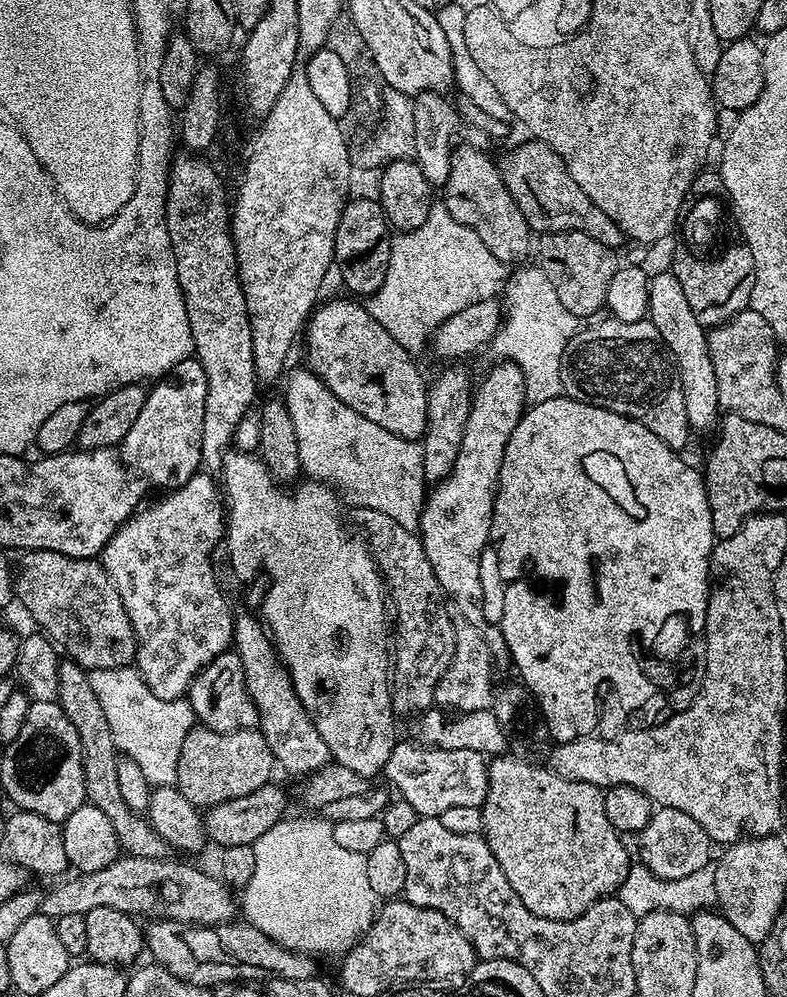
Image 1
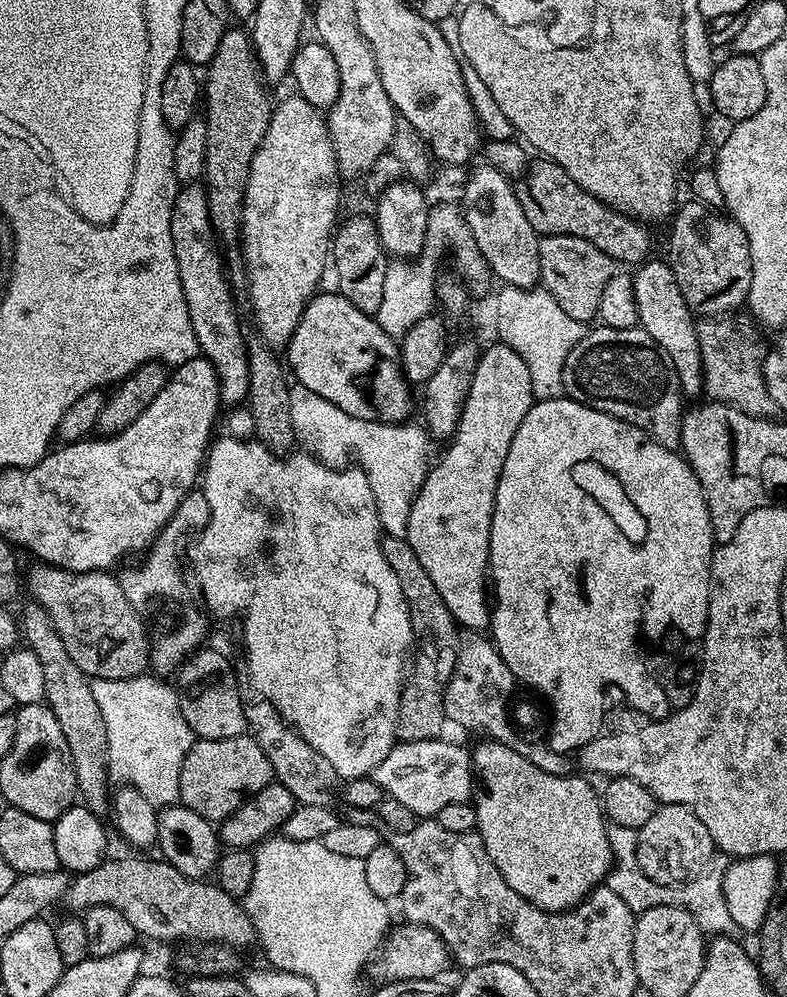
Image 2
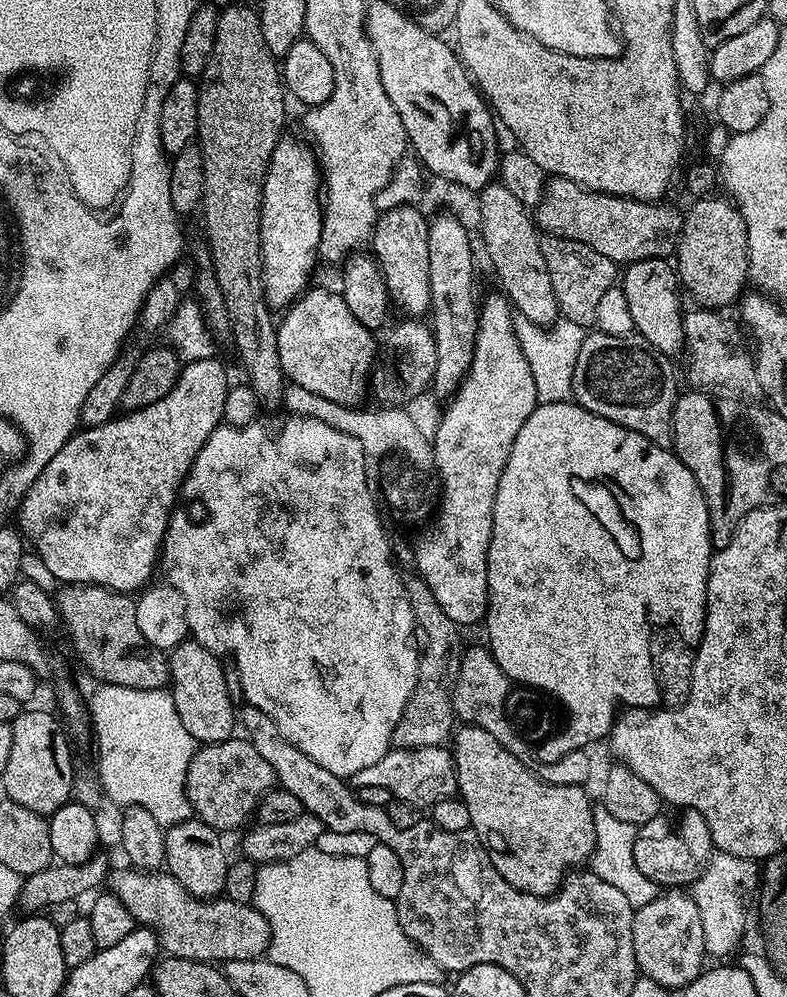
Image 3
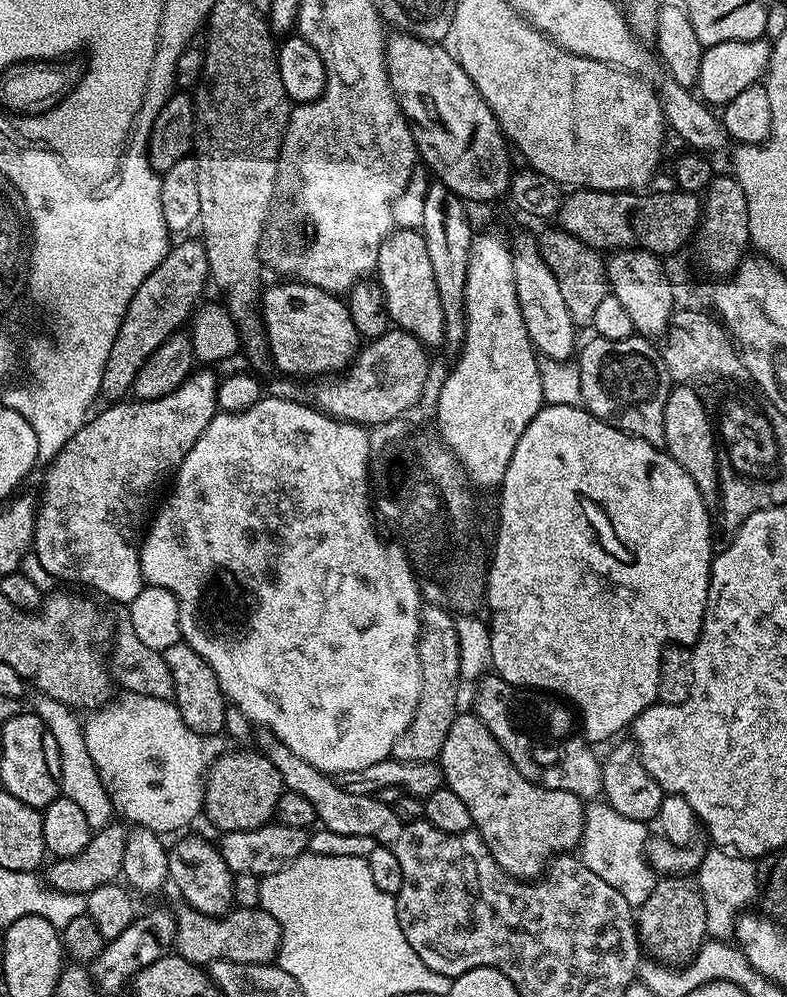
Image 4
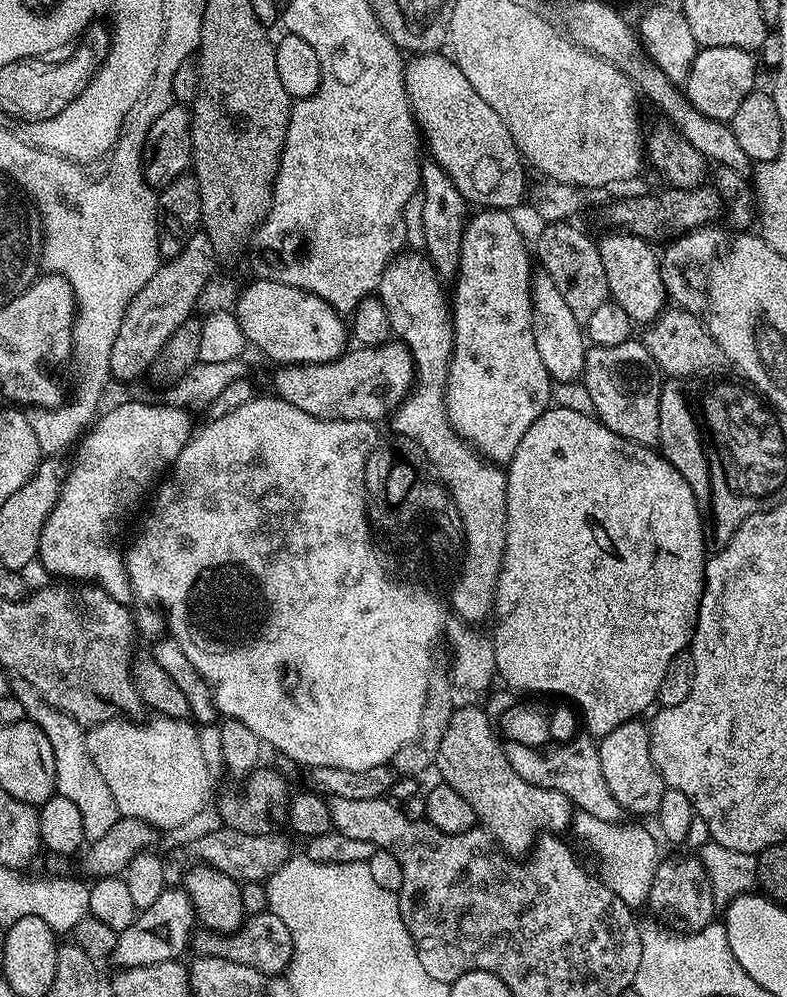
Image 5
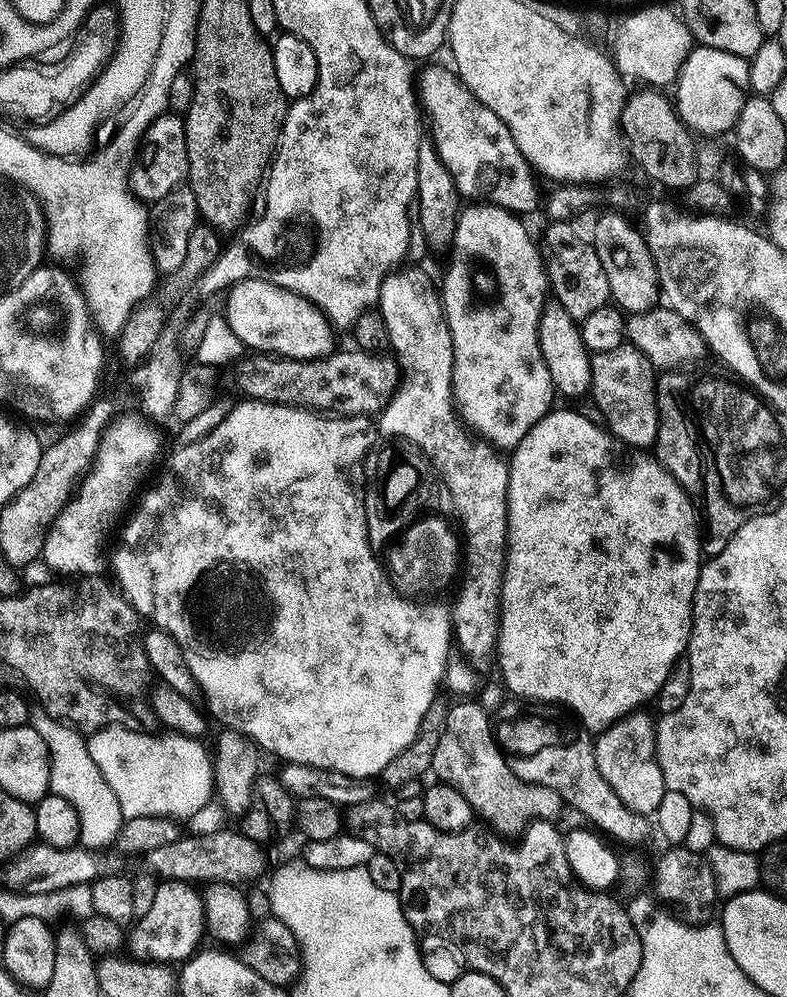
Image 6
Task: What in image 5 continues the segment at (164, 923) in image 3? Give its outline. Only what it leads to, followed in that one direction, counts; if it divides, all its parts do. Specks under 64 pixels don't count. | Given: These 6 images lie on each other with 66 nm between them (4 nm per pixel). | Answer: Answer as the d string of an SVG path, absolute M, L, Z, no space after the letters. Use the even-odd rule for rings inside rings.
M270 910L249 915L237 932L197 931L194 936L194 948L197 948L200 956L238 962L242 966L250 966L250 970L258 970L267 976L287 973L292 962L290 929L286 926L286 922L282 922L282 918L278 918L278 914Z

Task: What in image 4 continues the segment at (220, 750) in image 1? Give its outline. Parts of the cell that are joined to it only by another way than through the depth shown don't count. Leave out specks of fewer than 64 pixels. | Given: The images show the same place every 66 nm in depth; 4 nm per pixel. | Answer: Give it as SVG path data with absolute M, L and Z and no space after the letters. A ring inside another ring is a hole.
M259 750L228 752L211 761L204 782L203 815L221 833L254 830L269 823L276 815L280 796L286 791L282 774L274 770L274 762Z

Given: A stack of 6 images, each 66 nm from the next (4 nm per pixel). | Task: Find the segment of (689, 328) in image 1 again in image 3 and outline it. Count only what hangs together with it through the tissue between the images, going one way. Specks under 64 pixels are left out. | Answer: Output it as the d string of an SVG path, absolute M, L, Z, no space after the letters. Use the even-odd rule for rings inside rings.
M667 259L635 261L623 269L622 287L626 294L626 306L630 306L632 326L638 335L663 356L676 358L679 352L681 355L685 351L682 330L684 312L680 308L682 288L675 267Z

